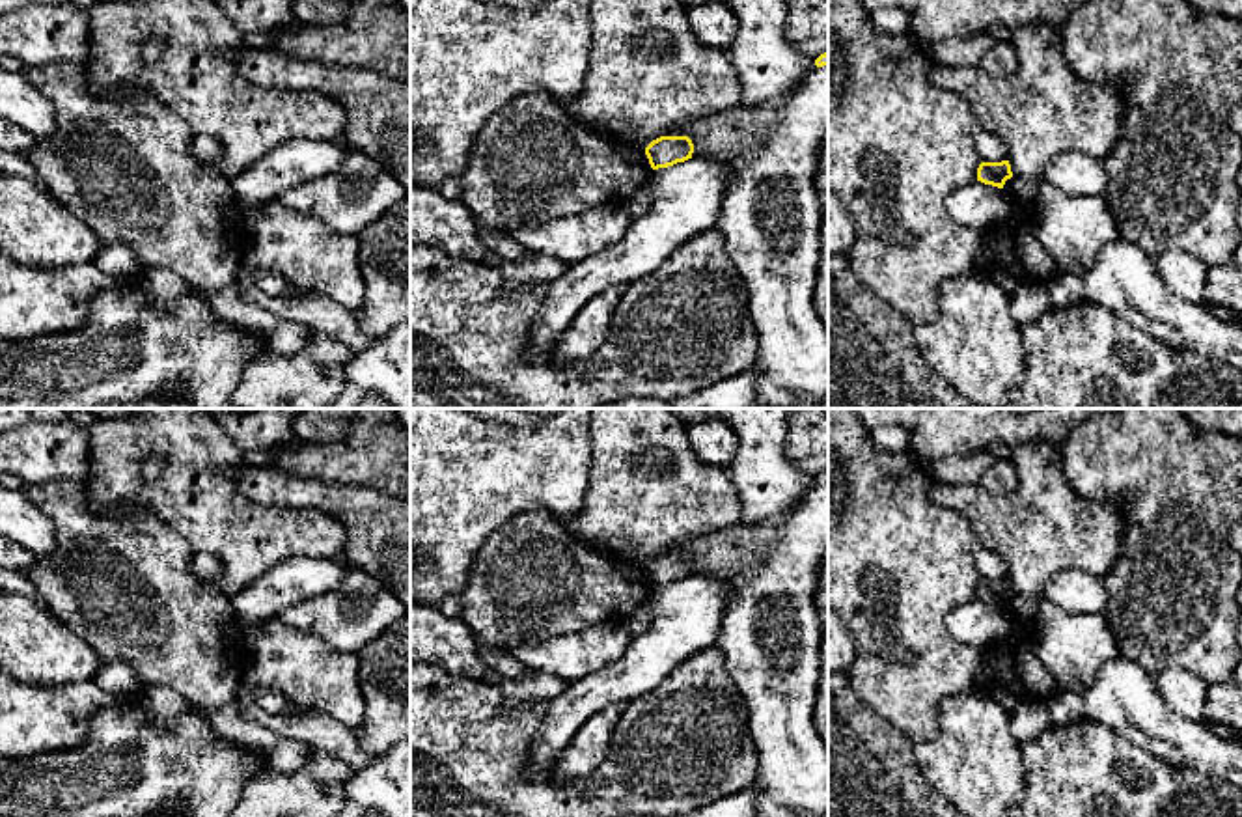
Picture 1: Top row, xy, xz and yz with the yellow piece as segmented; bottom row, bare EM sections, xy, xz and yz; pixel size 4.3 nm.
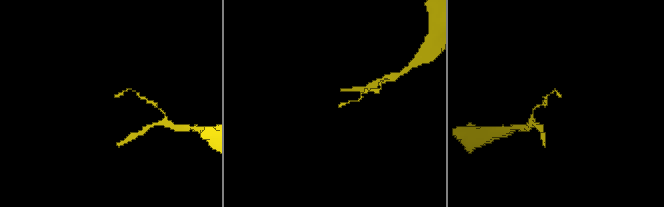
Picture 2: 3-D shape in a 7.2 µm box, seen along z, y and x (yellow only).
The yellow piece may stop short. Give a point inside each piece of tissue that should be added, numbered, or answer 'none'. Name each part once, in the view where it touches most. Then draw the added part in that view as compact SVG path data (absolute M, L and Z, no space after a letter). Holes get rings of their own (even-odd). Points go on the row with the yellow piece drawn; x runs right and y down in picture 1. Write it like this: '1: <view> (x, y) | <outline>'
none

